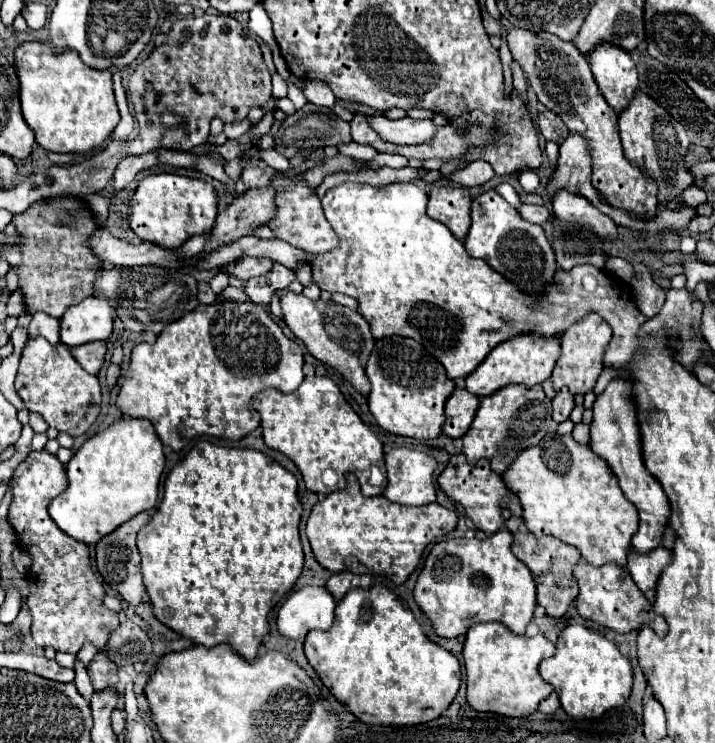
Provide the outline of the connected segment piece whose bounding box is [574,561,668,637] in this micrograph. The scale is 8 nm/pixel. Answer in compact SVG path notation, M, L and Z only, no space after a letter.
M580 561L580 565L574 569L574 577L580 585L580 595L576 599L576 609L584 619L596 621L602 627L608 627L616 633L630 633L638 631L642 625L648 625L654 629L658 637L664 637L668 633L666 621L652 611L650 601L636 589L636 583L632 577L618 565L606 563L602 567L592 567L586 561Z

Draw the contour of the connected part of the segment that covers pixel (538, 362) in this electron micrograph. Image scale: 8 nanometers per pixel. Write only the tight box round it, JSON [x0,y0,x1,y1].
[464,335,560,397]

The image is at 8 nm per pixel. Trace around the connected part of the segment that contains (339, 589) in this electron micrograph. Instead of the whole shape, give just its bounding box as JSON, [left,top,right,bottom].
[326,571,360,601]

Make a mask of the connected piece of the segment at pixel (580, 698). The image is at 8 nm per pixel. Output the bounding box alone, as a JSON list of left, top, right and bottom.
[540,625,632,719]

